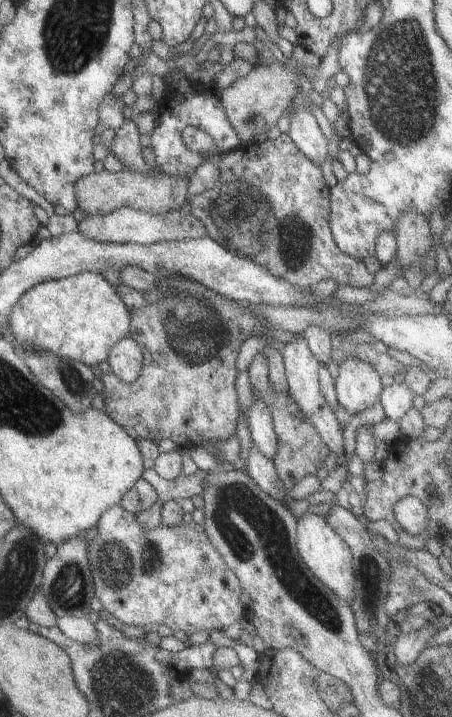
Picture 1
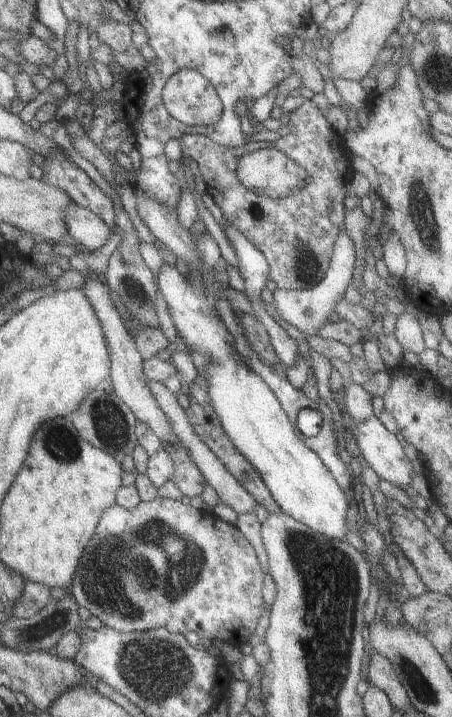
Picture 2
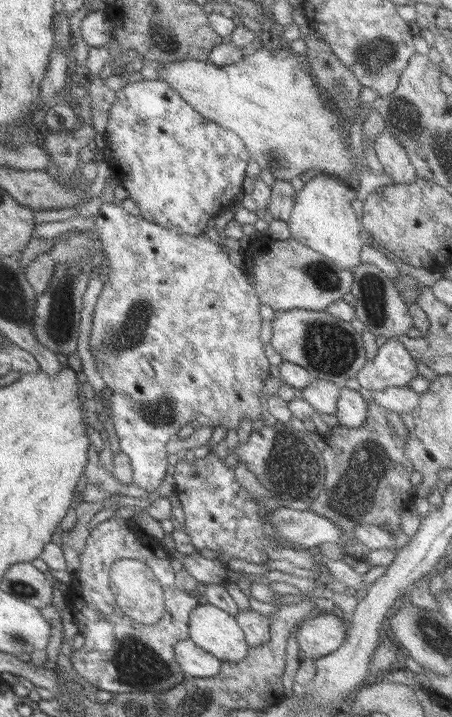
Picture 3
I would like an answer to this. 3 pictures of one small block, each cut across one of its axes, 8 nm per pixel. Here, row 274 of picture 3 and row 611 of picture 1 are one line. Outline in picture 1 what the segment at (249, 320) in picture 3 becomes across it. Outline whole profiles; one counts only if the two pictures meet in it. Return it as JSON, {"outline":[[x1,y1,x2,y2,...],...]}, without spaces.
{"outline":[[120,503,115,504,105,510,99,518,96,527,96,536,89,542,88,556,91,568,91,575,93,578,93,587,96,598,100,599,103,604,103,609,107,610,114,618,120,620,121,623,131,624,134,626,146,627,147,625,158,624,168,626,173,631,180,630,190,635,200,629,222,630,230,624,240,622,242,618,246,617,246,610,240,603,240,594,243,588,241,587,238,577,228,568,224,557,218,552,218,549,212,544,208,538,203,526,198,525,194,521,190,524,179,524,176,526,167,527,162,524,154,528,141,527,137,521,137,515,128,512]]}

